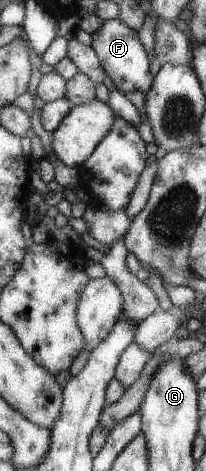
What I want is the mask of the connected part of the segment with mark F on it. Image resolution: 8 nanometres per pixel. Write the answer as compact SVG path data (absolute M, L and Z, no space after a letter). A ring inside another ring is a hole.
M118 18L105 21L92 33L90 47L99 59L102 71L111 78L115 88L121 93L141 92L143 99L152 86L153 77L149 73L151 58L140 43L136 31L121 23Z

